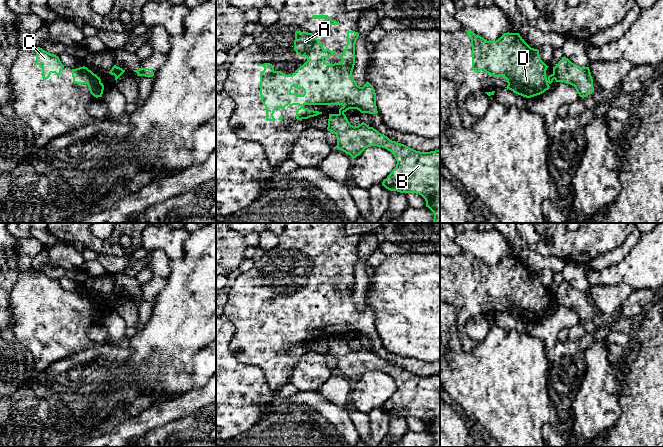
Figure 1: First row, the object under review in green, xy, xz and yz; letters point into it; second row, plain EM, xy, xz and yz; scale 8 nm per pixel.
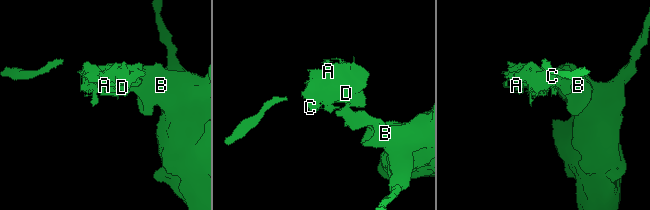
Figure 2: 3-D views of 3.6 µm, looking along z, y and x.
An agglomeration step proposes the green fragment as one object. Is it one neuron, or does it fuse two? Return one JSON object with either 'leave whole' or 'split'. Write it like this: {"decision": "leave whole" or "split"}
{"decision": "split"}

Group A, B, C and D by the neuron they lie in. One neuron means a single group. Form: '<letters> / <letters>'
A C D / B

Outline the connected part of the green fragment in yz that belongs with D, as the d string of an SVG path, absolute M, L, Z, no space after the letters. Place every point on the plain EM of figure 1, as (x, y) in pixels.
M465 254L471 263L472 293L475 297L484 294L494 300L503 300L508 309L505 311L514 317L531 322L544 317L554 304L554 299L546 300L547 290L540 282L539 274L531 272L519 257L504 257L496 265L487 265L470 254Z

